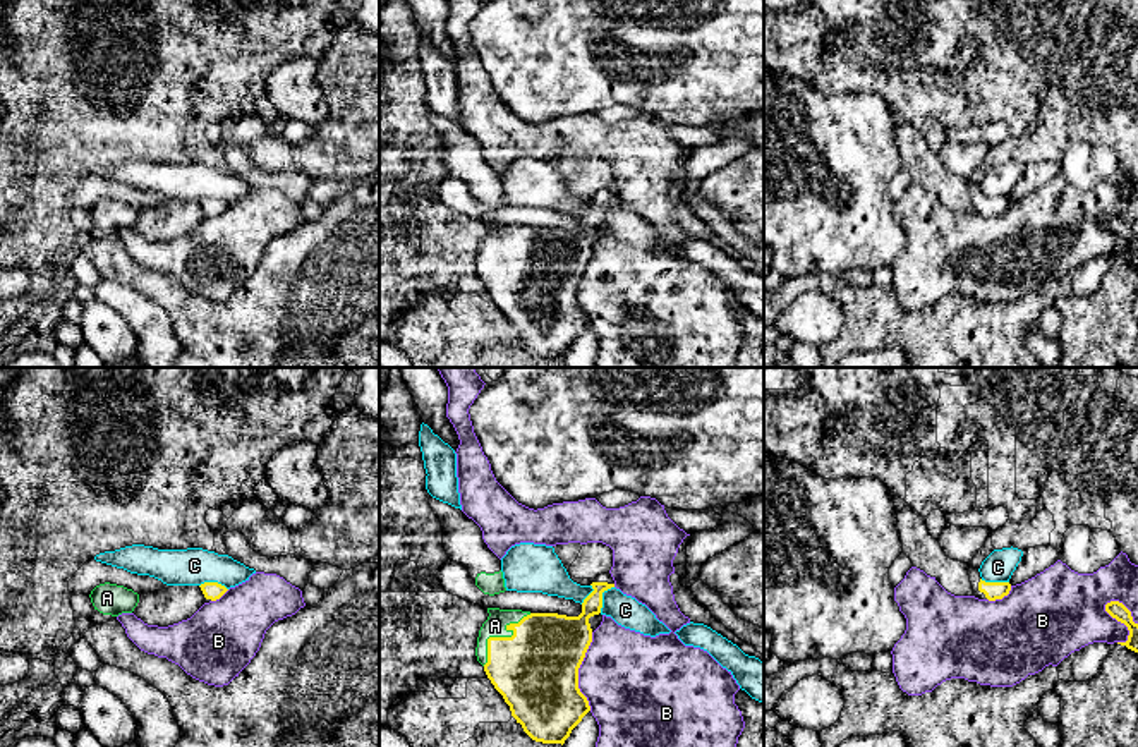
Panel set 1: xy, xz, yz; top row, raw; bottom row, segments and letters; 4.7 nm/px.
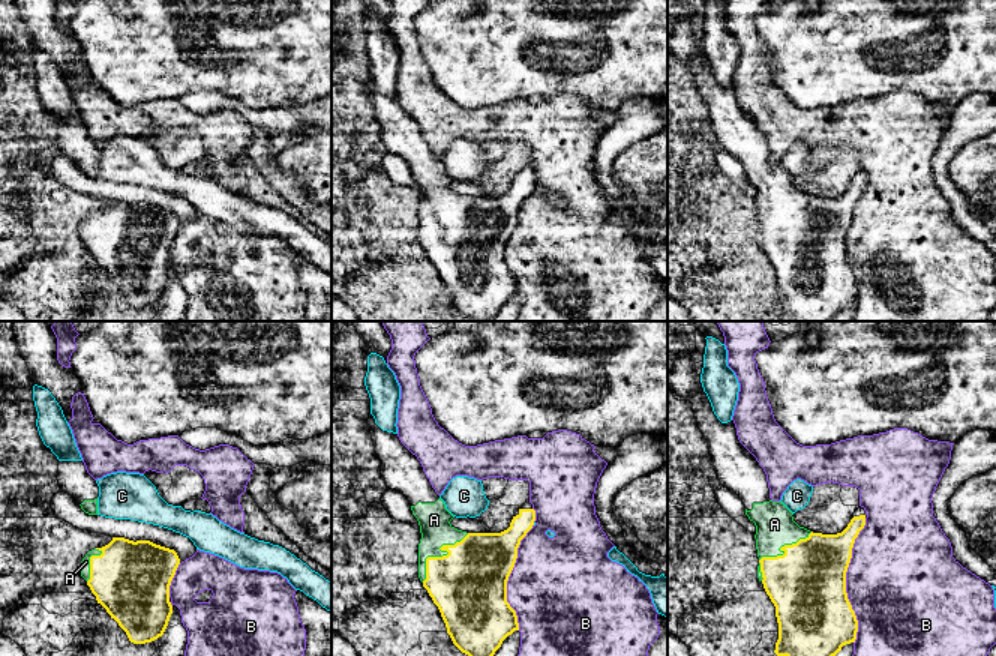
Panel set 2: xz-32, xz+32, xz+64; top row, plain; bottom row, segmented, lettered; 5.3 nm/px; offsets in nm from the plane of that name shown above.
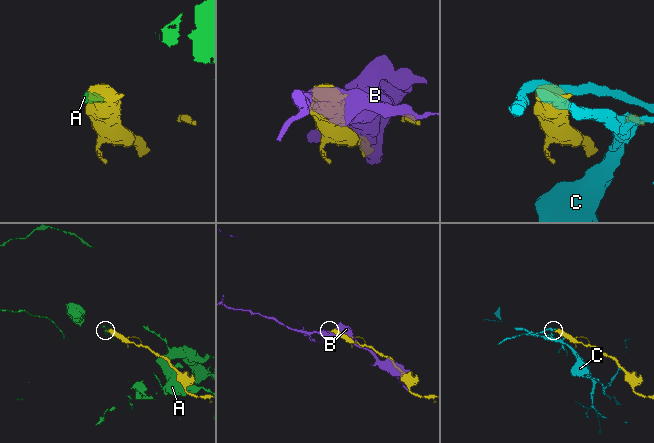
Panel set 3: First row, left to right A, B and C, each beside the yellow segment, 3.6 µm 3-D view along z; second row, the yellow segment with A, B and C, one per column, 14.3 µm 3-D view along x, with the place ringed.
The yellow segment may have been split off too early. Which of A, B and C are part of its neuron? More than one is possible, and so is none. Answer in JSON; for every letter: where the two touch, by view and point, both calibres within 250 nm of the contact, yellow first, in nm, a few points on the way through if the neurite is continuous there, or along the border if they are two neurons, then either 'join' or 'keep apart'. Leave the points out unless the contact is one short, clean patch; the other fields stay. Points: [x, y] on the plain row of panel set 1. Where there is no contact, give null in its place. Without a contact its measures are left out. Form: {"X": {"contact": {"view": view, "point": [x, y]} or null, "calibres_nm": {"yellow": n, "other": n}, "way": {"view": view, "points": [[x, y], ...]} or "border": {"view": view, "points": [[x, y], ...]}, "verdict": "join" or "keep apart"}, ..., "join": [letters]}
{"A": {"contact": {"view": "xz", "point": [502, 253]}, "calibres_nm": {"yellow": 400, "other": 100}, "way": {"view": "xz", "points": [[536, 285], [502, 253], [495, 241]]}, "verdict": "join"}, "B": {"contact": {"view": "yz", "point": [1119, 236]}, "calibres_nm": {"yellow": 80, "other": 360}, "verdict": "keep apart"}, "C": {"contact": {"view": "xz", "point": [601, 213]}, "calibres_nm": {"yellow": 220, "other": 140}, "border": {"view": "xz", "points": [[613, 201], [603, 208], [599, 227]]}, "verdict": "keep apart"}, "join": ["A"]}

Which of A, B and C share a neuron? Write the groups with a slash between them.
A / B / C

